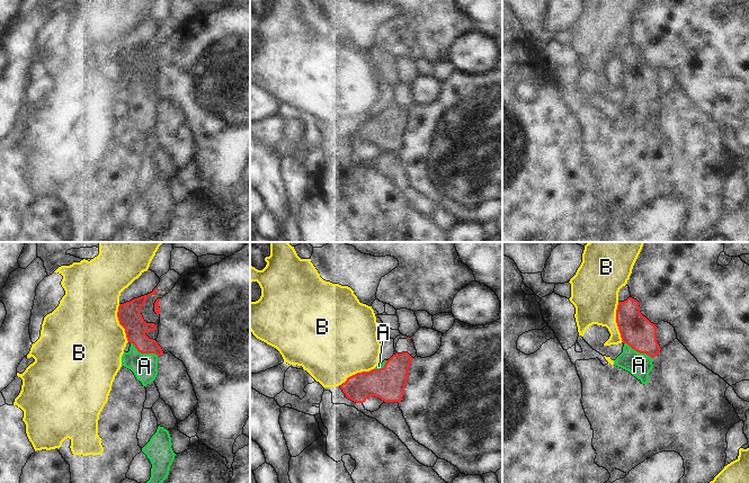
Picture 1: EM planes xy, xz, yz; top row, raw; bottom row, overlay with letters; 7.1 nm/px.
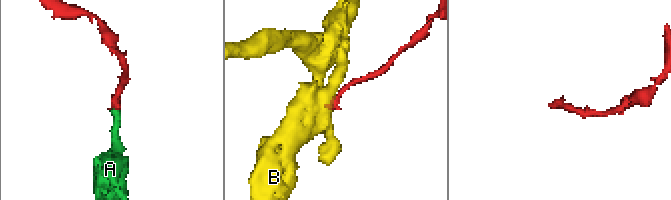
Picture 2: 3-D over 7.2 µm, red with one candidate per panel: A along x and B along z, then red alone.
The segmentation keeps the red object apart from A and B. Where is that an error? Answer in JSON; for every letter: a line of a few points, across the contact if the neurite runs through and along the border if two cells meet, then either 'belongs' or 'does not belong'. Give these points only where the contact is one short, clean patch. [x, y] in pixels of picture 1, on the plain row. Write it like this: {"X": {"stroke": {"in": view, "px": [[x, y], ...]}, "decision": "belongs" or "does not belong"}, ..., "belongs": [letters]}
{"A": {"stroke": {"in": "xy", "px": [[135, 74], [135, 83], [144, 100], [144, 114]]}, "decision": "belongs"}, "B": {"stroke": {"in": "yz", "px": [[617, 50], [616, 73], [623, 89]]}, "decision": "does not belong"}, "belongs": ["A"]}

